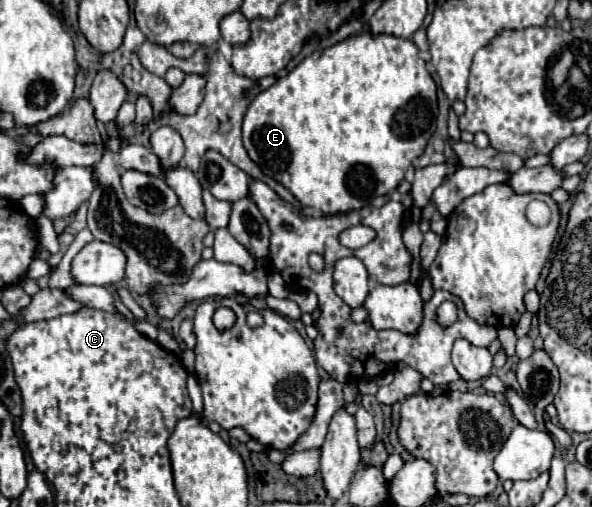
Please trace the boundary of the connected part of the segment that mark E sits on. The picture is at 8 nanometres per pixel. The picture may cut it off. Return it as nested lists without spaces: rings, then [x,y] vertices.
[[[359,34],[359,36],[345,38],[343,42],[337,42],[329,48],[315,50],[309,58],[305,58],[287,76],[277,80],[271,88],[259,92],[251,100],[251,104],[247,108],[247,114],[245,114],[245,120],[243,120],[243,144],[245,144],[245,150],[249,152],[249,158],[267,176],[281,182],[299,200],[301,206],[315,208],[323,216],[349,214],[353,210],[365,208],[373,198],[379,198],[379,196],[385,196],[385,194],[393,192],[401,184],[401,180],[405,178],[405,172],[409,170],[413,158],[423,154],[427,140],[435,132],[435,120],[437,120],[437,86],[435,86],[431,74],[425,68],[425,60],[419,58],[417,46],[413,44],[413,40],[403,40],[403,38],[395,38],[395,36],[387,36],[387,34],[379,34],[379,36]]]

